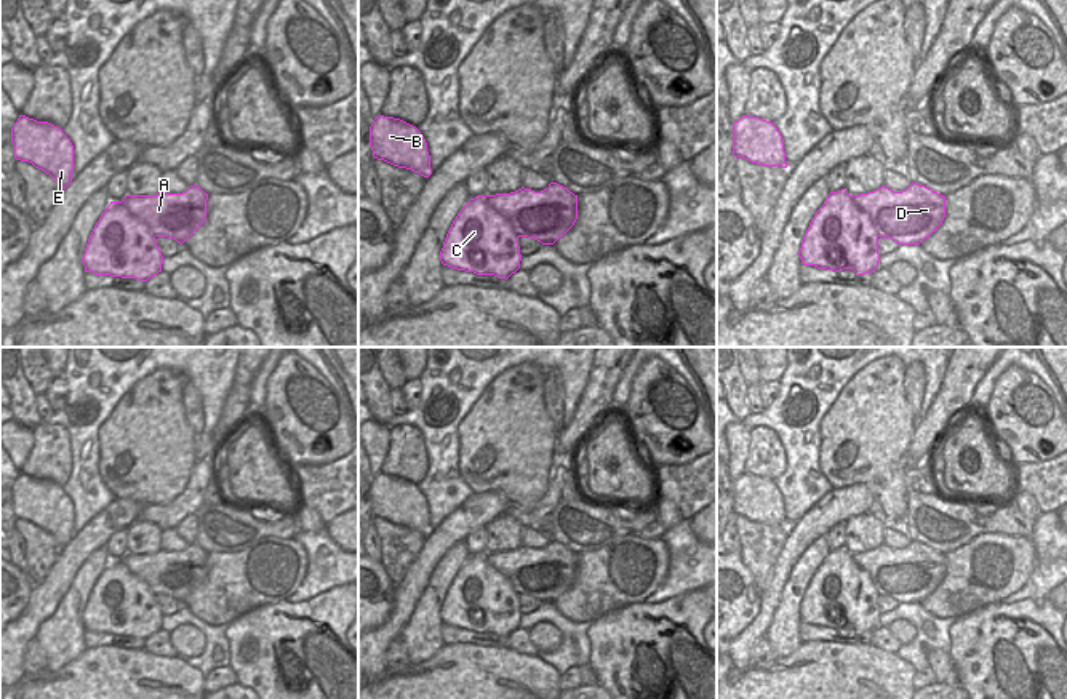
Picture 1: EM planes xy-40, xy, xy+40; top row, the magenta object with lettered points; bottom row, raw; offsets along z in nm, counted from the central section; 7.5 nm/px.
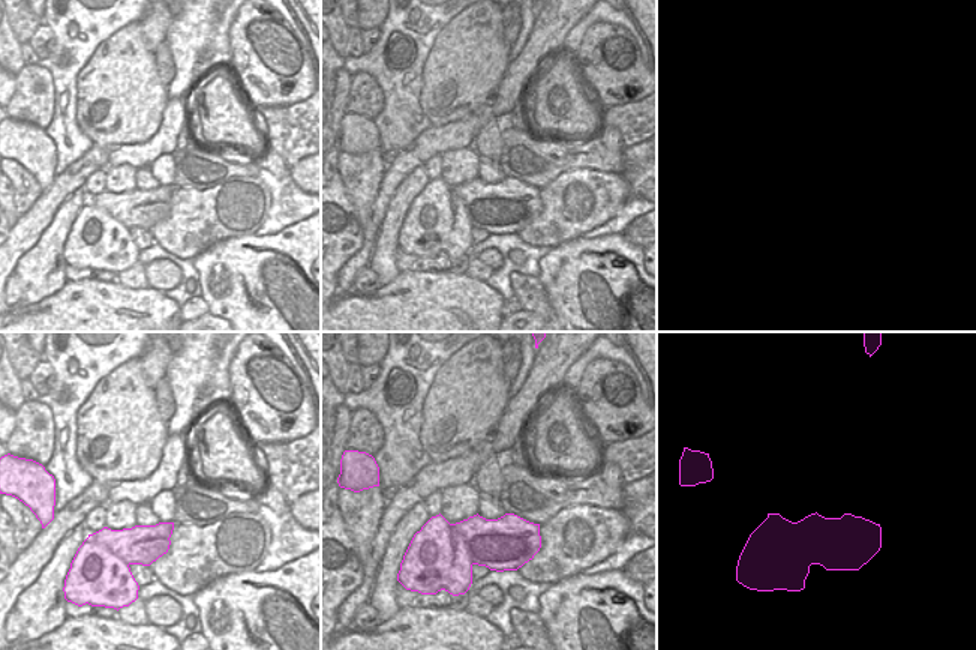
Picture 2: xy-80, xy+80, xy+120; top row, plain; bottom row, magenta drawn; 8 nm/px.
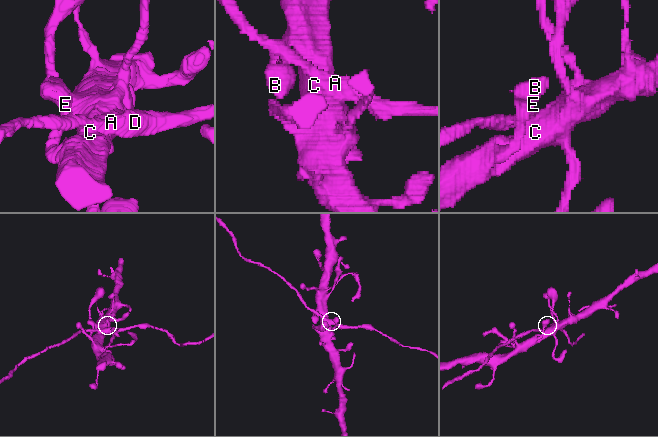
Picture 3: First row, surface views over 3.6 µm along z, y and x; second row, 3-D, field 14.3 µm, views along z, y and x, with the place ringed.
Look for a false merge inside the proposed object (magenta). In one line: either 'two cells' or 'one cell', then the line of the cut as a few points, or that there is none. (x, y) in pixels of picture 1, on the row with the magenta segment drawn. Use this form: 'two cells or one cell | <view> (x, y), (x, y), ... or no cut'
two cells | xy (485, 197), (519, 235)

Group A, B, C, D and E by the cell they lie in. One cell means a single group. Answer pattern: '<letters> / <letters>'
A D / B C E

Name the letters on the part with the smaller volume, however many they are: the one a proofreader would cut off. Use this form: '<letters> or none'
A, D

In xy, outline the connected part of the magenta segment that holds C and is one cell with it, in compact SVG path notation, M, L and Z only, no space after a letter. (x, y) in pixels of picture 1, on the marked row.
M478 195L470 198L453 221L440 251L440 261L451 269L507 280L520 269L522 254L517 240L518 235L509 221L488 205L485 195Z

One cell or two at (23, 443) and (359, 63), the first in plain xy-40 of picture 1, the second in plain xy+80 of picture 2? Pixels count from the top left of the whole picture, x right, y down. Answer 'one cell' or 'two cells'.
two cells

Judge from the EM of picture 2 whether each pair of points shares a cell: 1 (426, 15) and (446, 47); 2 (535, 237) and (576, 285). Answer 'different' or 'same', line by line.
1: different
2: different

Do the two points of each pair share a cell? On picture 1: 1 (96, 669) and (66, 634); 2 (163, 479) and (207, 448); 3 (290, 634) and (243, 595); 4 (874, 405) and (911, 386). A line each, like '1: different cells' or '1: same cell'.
1: different cells
2: different cells
3: different cells
4: different cells

